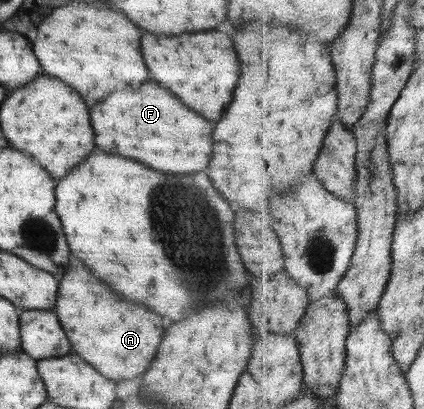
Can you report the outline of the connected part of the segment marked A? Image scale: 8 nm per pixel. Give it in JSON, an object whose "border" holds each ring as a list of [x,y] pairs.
{"border":[[[69,267],[69,271],[61,277],[55,313],[57,313],[59,325],[67,329],[65,337],[71,343],[71,351],[83,361],[87,361],[99,375],[103,375],[110,381],[131,380],[141,375],[147,369],[147,365],[153,361],[157,345],[161,343],[161,337],[163,337],[163,323],[155,313],[147,311],[143,305],[119,301],[117,295],[113,295],[107,287],[103,287],[87,269]]]}

